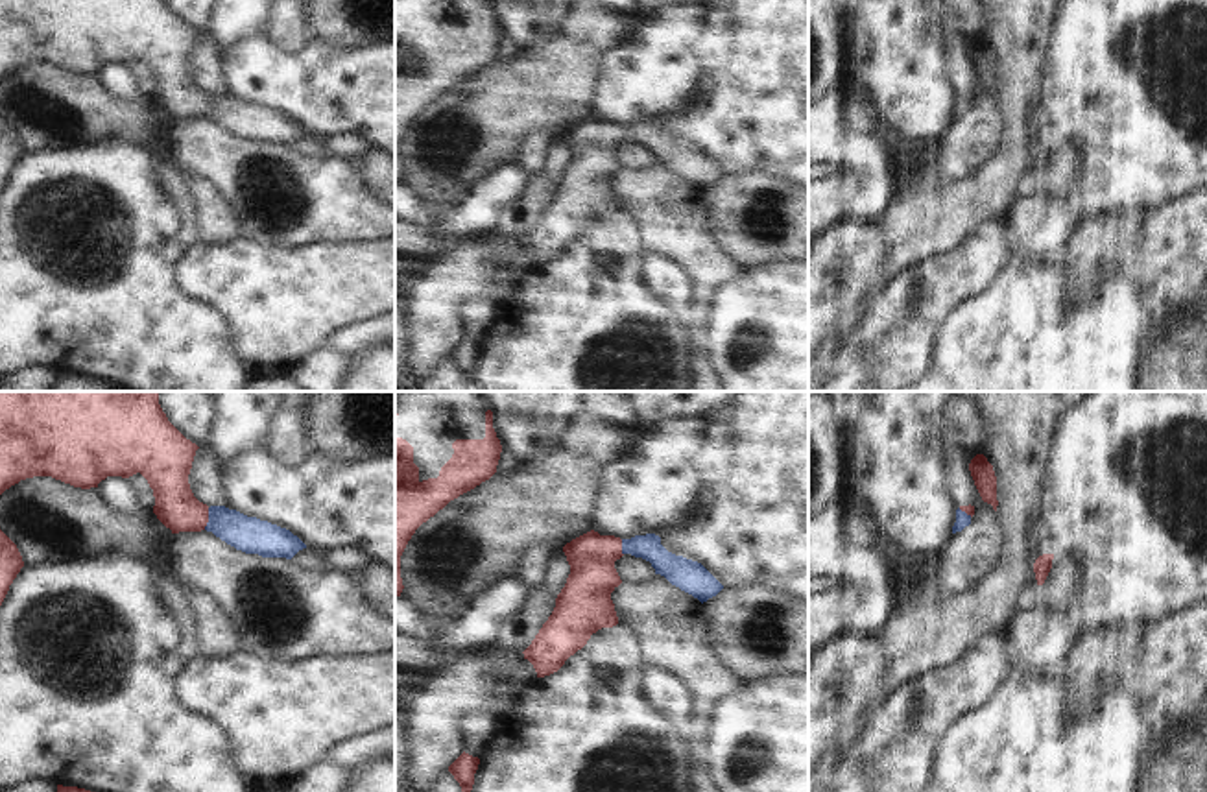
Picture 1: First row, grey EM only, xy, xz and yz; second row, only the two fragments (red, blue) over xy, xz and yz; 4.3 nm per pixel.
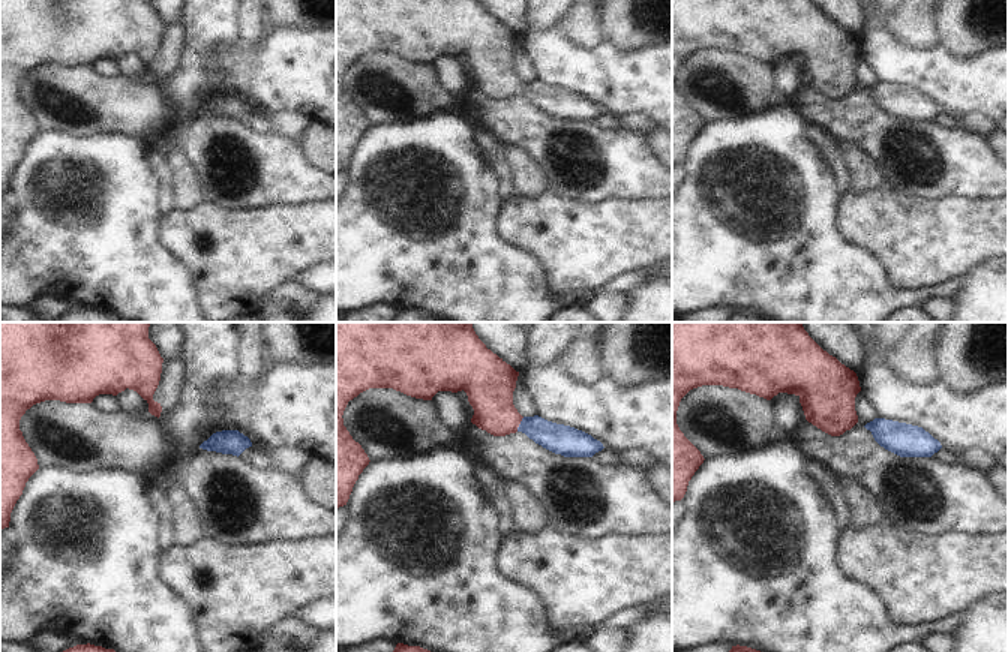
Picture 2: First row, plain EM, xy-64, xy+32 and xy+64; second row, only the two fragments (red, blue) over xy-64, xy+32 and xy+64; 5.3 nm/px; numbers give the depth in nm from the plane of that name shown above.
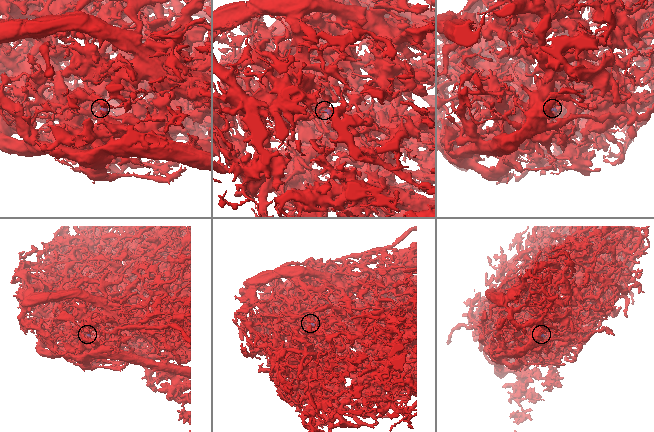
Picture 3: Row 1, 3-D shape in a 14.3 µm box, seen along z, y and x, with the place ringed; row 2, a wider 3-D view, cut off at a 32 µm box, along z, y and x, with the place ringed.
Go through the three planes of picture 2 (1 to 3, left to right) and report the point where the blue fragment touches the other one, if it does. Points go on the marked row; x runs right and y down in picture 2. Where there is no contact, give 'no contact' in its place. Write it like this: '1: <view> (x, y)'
1: no contact
2: xy+32 (519, 423)
3: no contact

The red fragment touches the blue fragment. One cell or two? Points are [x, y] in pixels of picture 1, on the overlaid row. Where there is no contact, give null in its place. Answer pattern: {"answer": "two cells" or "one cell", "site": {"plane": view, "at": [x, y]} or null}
{"answer": "one cell", "site": {"plane": "xy", "at": [207, 519]}}

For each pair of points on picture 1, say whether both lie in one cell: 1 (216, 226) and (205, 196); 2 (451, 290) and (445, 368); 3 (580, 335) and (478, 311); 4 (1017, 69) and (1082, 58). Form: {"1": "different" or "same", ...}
{"1": "same", "2": "different", "3": "different", "4": "different"}

